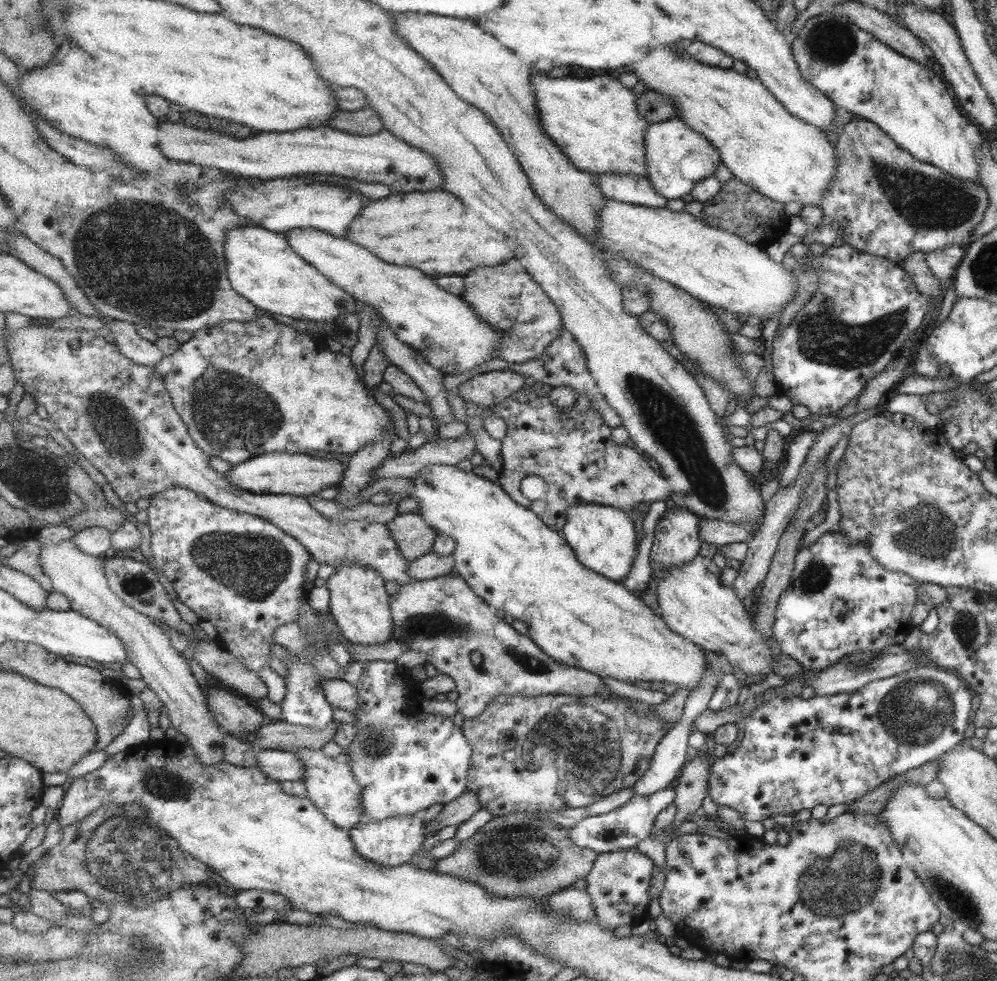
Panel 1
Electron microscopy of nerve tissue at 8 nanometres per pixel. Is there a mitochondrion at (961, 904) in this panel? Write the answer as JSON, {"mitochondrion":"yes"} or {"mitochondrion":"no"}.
{"mitochondrion":"yes"}

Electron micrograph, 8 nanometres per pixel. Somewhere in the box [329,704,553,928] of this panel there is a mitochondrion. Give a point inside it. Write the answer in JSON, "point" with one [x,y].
{"point":[511,855]}

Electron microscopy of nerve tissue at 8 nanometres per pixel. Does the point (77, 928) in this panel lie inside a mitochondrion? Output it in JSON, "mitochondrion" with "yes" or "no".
{"mitochondrion":"no"}

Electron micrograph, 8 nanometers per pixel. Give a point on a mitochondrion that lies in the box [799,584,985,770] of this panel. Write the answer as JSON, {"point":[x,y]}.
{"point":[916,713]}

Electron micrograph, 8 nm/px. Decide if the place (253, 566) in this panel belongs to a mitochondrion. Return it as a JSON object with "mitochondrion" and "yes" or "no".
{"mitochondrion":"yes"}

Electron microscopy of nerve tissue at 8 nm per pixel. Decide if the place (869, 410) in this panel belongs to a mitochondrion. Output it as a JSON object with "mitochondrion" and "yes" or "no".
{"mitochondrion":"no"}

